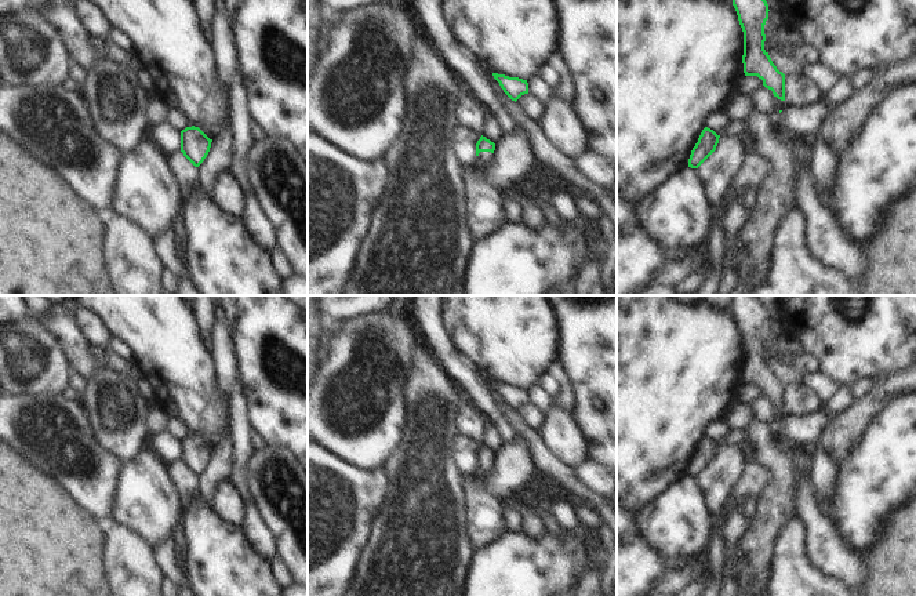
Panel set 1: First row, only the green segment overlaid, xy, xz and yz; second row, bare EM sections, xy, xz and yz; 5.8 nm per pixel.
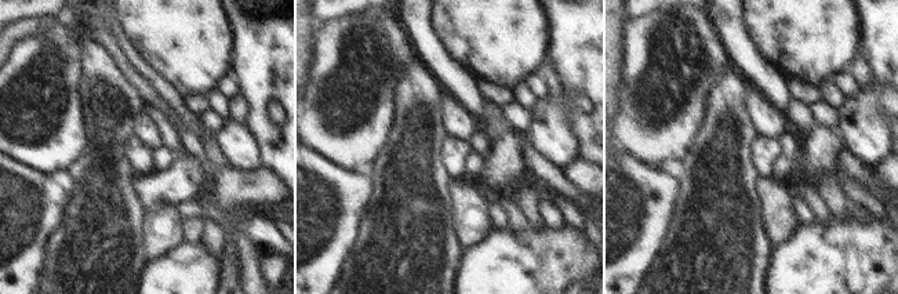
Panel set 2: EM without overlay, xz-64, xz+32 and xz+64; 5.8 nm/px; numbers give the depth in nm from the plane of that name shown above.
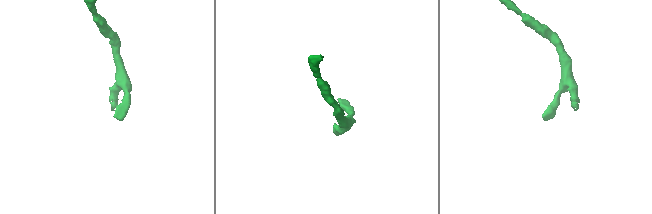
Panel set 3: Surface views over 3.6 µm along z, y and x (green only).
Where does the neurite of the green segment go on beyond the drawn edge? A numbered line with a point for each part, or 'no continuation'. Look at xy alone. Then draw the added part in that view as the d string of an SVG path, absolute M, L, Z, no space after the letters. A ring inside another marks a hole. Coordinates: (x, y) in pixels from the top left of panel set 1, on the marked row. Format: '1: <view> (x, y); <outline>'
no continuation

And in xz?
1: xz (483, 157); M480 152L476 160L476 164L484 164L491 161L492 153L491 152Z

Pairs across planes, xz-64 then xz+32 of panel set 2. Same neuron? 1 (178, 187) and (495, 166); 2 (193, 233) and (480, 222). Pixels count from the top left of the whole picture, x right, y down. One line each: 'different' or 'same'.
1: same
2: different

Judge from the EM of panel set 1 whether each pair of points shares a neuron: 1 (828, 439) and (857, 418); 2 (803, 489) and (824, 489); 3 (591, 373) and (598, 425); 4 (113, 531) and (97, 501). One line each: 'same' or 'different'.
1: same
2: different
3: same
4: different

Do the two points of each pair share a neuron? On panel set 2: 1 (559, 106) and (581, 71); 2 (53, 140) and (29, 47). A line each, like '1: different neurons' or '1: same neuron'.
1: different neurons
2: same neuron

